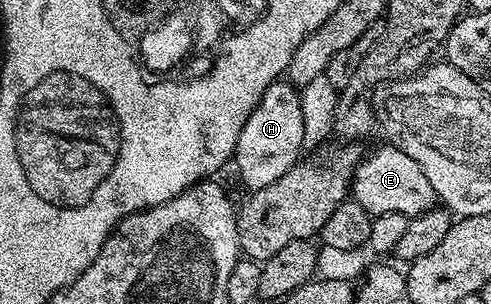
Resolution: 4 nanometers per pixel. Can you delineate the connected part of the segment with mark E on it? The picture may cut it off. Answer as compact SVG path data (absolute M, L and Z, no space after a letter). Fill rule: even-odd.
M382 144L374 154L366 153L353 171L351 183L352 201L359 203L371 216L399 212L400 214L422 214L431 209L438 201L431 188L431 180L423 176L423 168L407 156L397 146Z

